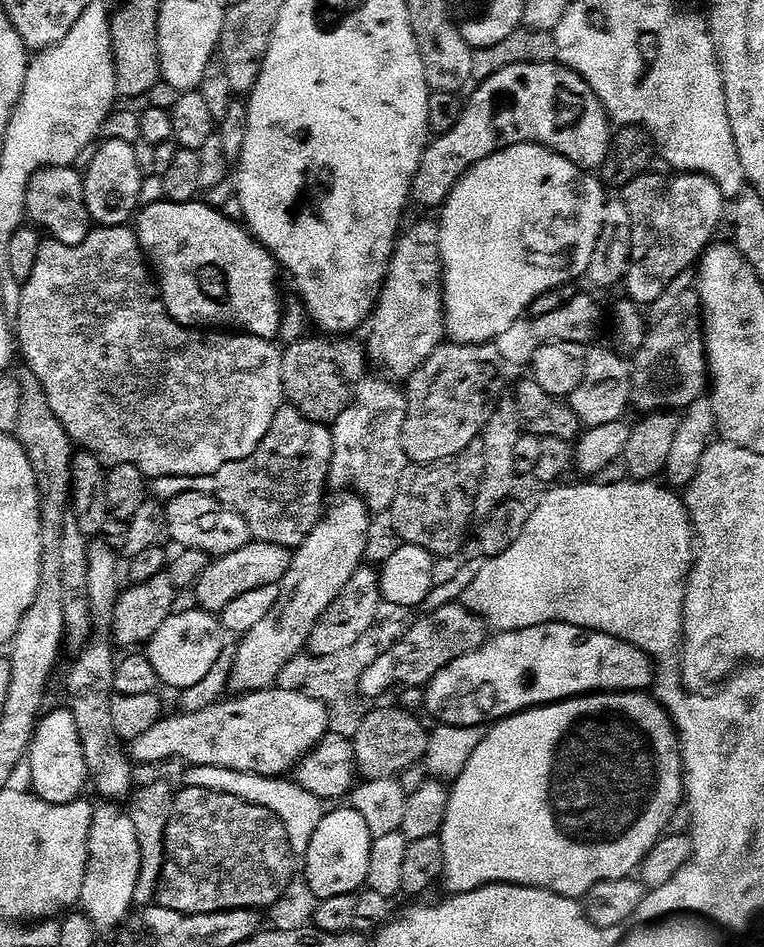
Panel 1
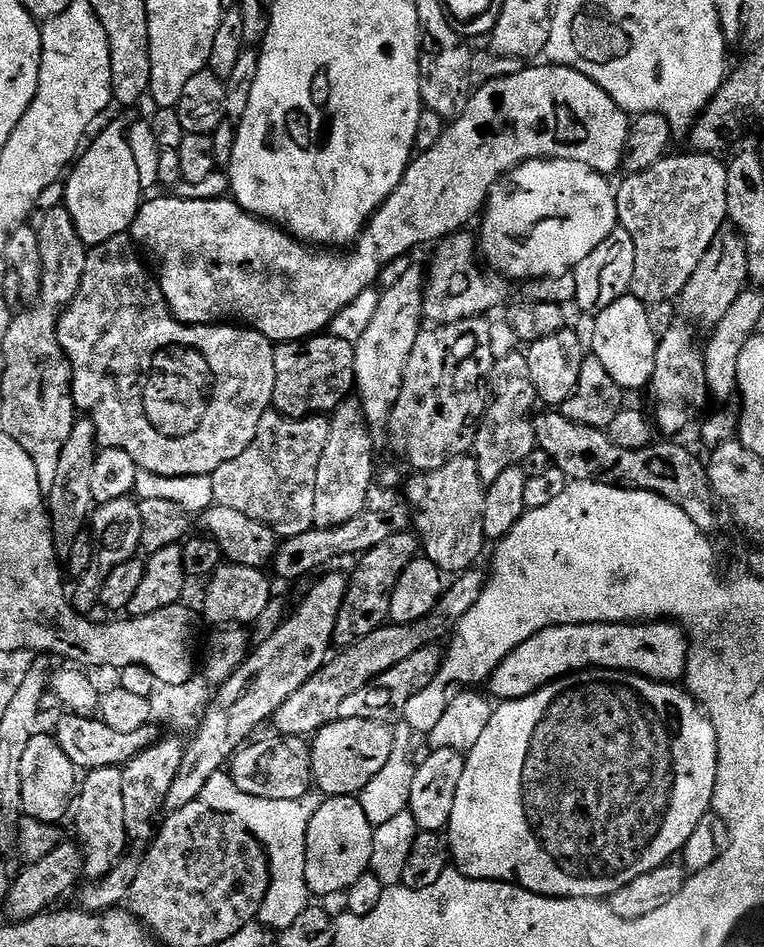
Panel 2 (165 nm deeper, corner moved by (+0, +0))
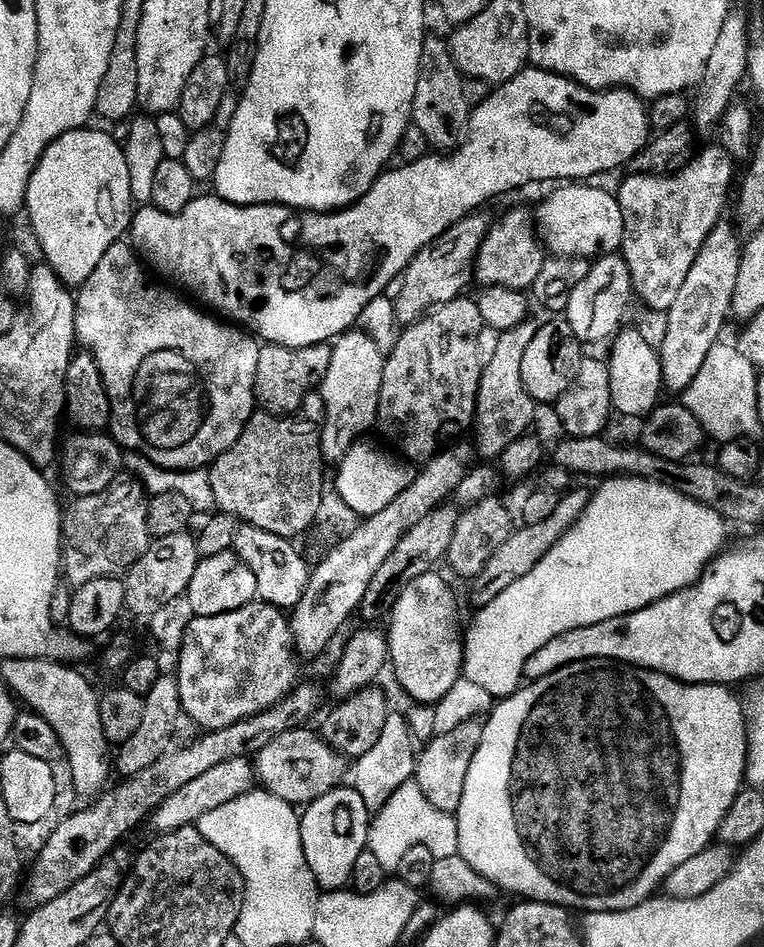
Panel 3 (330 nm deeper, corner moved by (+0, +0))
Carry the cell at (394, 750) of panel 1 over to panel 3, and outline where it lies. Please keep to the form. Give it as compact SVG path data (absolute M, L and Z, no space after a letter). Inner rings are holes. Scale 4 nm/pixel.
M296 728L270 742L254 757L255 779L269 792L293 806L307 806L345 783L350 764L320 734Z

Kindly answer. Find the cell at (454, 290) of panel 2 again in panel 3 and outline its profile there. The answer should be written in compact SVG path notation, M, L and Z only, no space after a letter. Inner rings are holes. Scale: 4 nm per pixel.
M516 208L513 212L505 214L501 220L497 219L490 231L488 237L482 242L482 246L476 255L476 263L474 265L474 276L477 281L481 280L481 285L493 288L494 286L502 286L509 288L515 292L524 292L531 289L534 278L538 278L538 273L542 271L542 266L546 259L545 249L542 247L542 241L538 235L538 224L532 216L524 208Z

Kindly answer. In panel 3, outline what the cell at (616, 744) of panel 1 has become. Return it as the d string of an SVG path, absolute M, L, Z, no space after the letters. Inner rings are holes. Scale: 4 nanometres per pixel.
M583 660L582 662L574 662L562 666L558 670L554 670L554 674L550 674L541 680L534 680L525 683L512 696L505 696L491 709L490 715L484 724L484 733L482 734L482 742L478 746L478 750L474 754L474 762L470 762L470 774L466 774L466 790L462 790L462 802L459 810L454 813L458 822L458 842L460 843L460 851L458 853L468 865L474 870L478 870L478 874L482 874L487 878L489 885L497 884L500 888L505 888L508 892L517 892L517 897L527 898L532 902L542 904L559 904L562 908L575 910L581 908L581 913L589 912L625 912L631 908L638 908L653 895L652 892L661 887L664 879L673 872L678 866L682 866L682 862L694 858L694 854L702 854L702 850L706 850L717 839L722 824L722 818L726 818L726 814L730 810L730 806L734 806L736 795L740 789L745 787L746 773L748 770L748 721L744 719L744 706L739 695L736 696L731 687L722 684L684 684L680 680L675 680L673 676L663 676L661 672L650 672L646 668L634 668L631 664L618 664L614 660Z

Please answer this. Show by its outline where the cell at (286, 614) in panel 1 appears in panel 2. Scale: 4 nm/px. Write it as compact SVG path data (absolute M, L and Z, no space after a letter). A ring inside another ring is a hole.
M349 398L330 416L330 438L318 462L318 482L314 490L314 518L317 528L334 528L369 507L368 491L372 488L372 436L364 412L355 399Z

